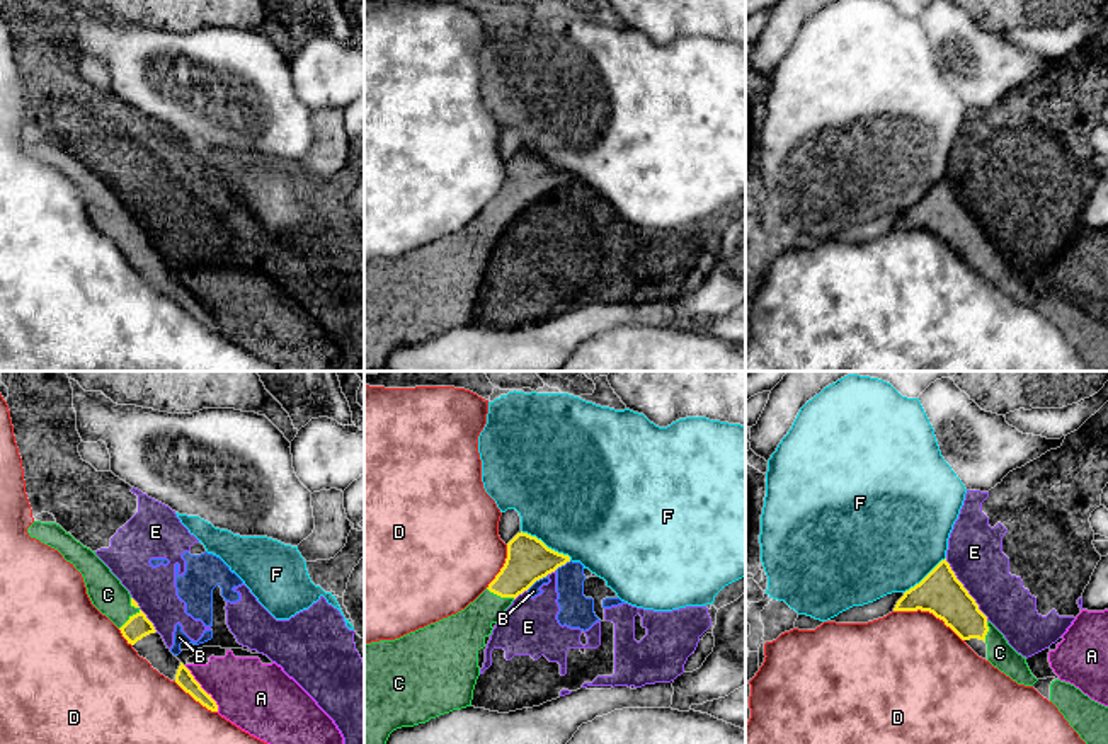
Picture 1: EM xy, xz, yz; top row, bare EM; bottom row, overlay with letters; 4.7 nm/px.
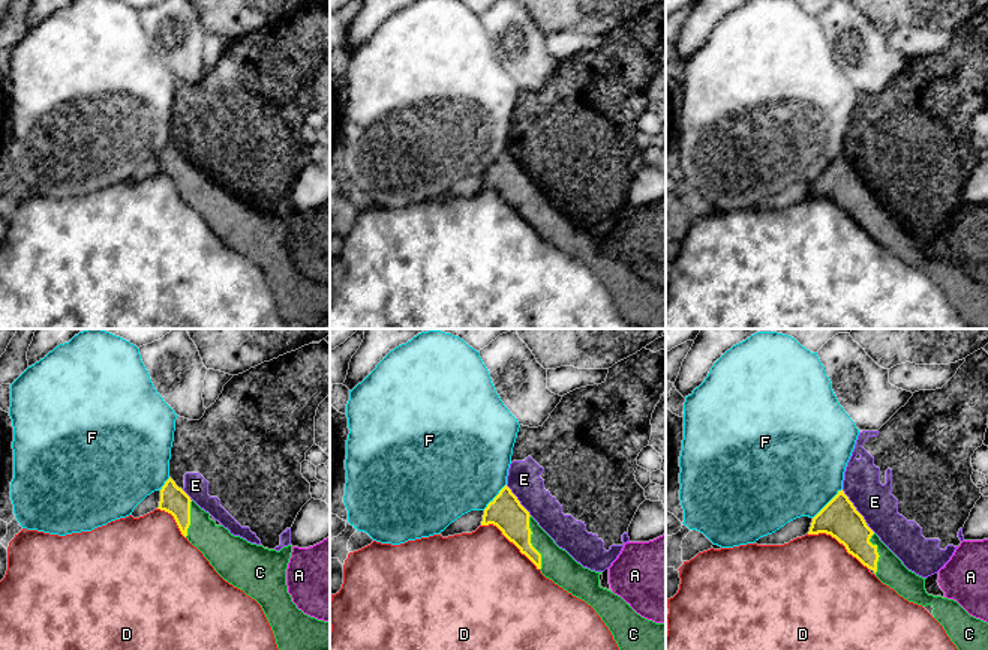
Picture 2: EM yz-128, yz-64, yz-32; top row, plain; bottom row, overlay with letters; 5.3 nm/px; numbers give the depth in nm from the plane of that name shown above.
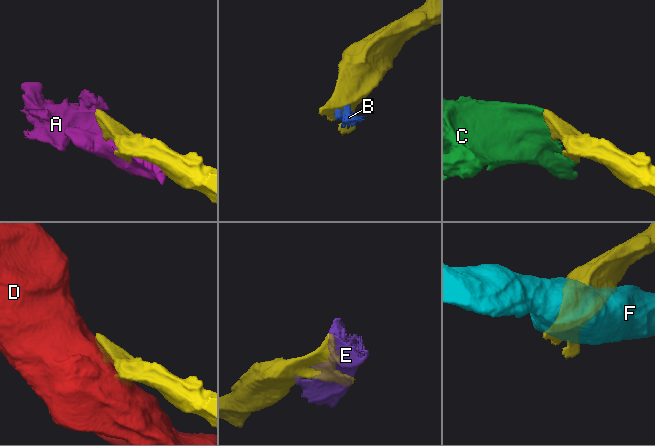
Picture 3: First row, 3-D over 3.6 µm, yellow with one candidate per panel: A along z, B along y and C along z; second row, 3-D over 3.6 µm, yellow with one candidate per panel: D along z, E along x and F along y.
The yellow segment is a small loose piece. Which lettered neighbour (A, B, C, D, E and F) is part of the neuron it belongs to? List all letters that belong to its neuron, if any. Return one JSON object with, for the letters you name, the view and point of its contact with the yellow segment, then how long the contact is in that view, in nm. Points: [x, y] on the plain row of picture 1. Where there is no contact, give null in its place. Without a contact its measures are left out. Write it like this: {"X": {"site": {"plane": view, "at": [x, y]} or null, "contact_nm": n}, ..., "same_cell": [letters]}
{"C": {"site": {"plane": "xy", "at": [137, 232]}, "contact_nm": 160}, "same_cell": ["C"]}

